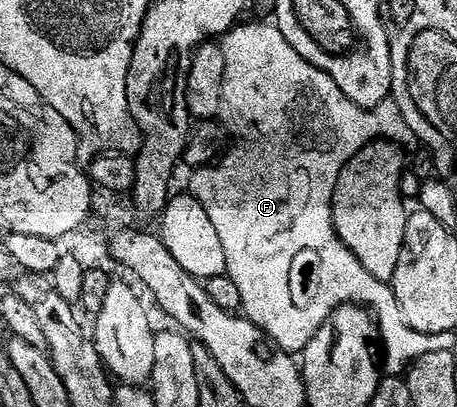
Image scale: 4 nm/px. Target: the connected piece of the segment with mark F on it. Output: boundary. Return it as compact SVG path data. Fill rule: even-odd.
M255 21L259 22L251 22L248 26L237 24L221 38L221 49L225 56L225 84L221 92L219 112L222 125L230 133L232 130L239 139L236 140L232 150L230 147L226 151L225 157L218 164L196 169L192 173L195 175L191 178L189 193L198 200L201 208L205 208L205 212L209 212L209 220L213 220L214 226L217 227L217 236L221 236L221 245L225 248L225 260L227 261L226 274L231 277L233 284L237 284L237 288L241 292L242 313L257 328L265 331L267 337L275 345L280 346L286 354L298 355L309 344L309 340L313 340L313 336L317 336L317 332L325 324L325 320L329 320L329 316L338 306L353 305L370 308L379 324L381 346L387 349L387 366L391 369L388 371L395 376L402 375L409 366L408 359L403 359L407 354L407 337L409 337L407 321L403 318L401 308L397 304L397 296L390 285L377 280L377 276L373 276L370 272L365 272L365 264L361 264L361 260L357 260L357 256L353 256L353 252L349 252L349 248L345 248L345 244L337 236L335 221L333 220L333 196L337 188L339 173L345 168L345 164L349 164L349 160L353 156L357 156L357 152L361 152L361 148L380 140L390 140L396 144L410 143L412 136L409 124L405 124L397 104L390 100L372 110L366 110L353 104L353 100L349 100L349 96L345 96L345 92L341 92L341 88L337 88L335 81L325 71L318 70L316 66L309 64L309 60L305 60L305 56L301 56L297 52L297 48L293 48L293 44L289 44L289 40L285 40L285 36L279 31L278 25L266 26L263 23L266 21Z

